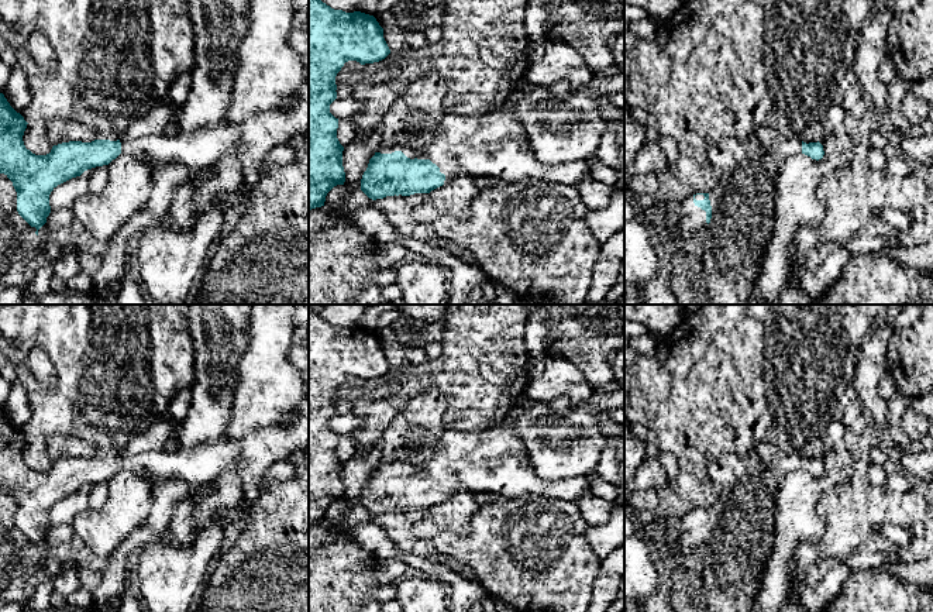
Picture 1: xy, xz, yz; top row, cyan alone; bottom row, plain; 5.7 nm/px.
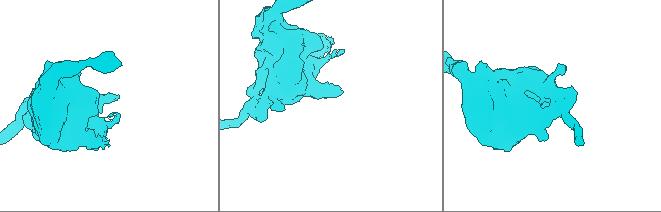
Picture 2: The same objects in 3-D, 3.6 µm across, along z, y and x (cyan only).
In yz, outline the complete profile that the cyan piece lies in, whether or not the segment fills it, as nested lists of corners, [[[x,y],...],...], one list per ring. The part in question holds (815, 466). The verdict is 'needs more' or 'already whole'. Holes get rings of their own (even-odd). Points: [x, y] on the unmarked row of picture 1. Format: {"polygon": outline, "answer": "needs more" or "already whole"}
{"polygon": [[[758,444],[754,451],[765,468],[777,472],[779,484],[786,474],[798,470],[805,470],[816,477],[824,471],[823,461],[819,457],[806,460],[799,453],[785,453],[771,444]]], "answer": "needs more"}

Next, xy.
{"polygon": [[[309,392],[286,426],[262,429],[241,439],[224,434],[173,453],[155,450],[137,455],[69,457],[54,461],[47,471],[35,471],[23,457],[27,440],[0,409],[0,489],[13,498],[17,527],[37,544],[38,551],[51,529],[51,508],[87,485],[109,481],[120,470],[145,471],[152,485],[182,478],[196,489],[214,479],[223,468],[237,465],[245,496],[252,502],[271,465],[309,446]]], "answer": "needs more"}

